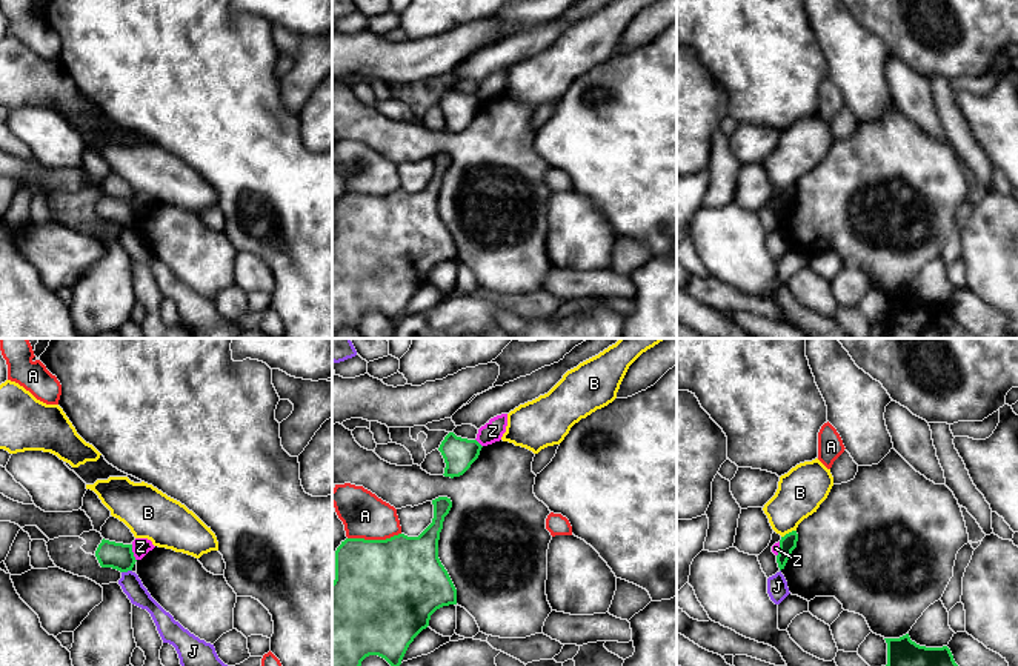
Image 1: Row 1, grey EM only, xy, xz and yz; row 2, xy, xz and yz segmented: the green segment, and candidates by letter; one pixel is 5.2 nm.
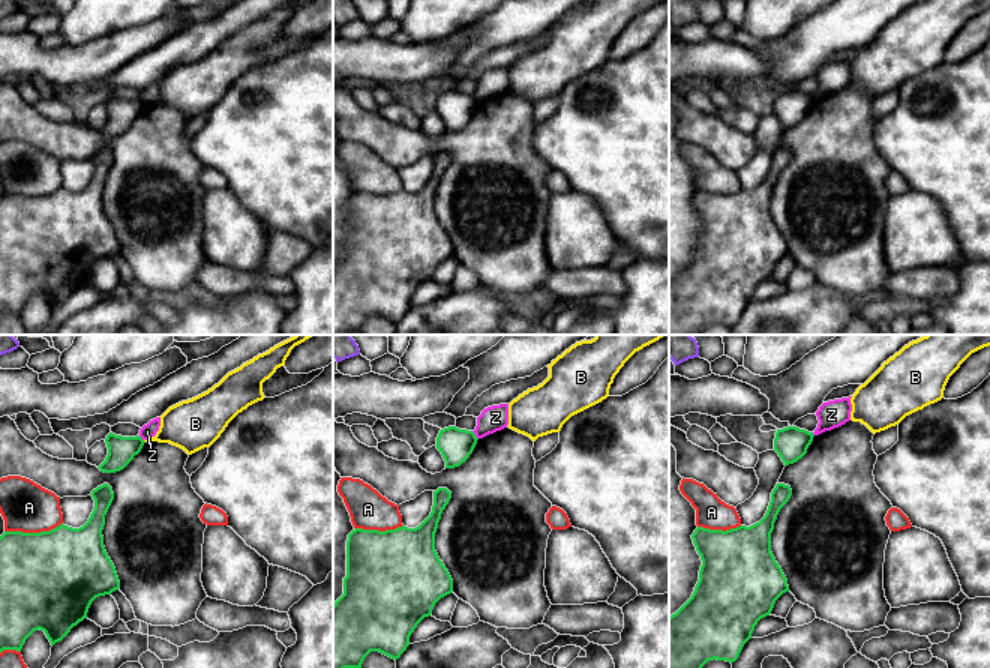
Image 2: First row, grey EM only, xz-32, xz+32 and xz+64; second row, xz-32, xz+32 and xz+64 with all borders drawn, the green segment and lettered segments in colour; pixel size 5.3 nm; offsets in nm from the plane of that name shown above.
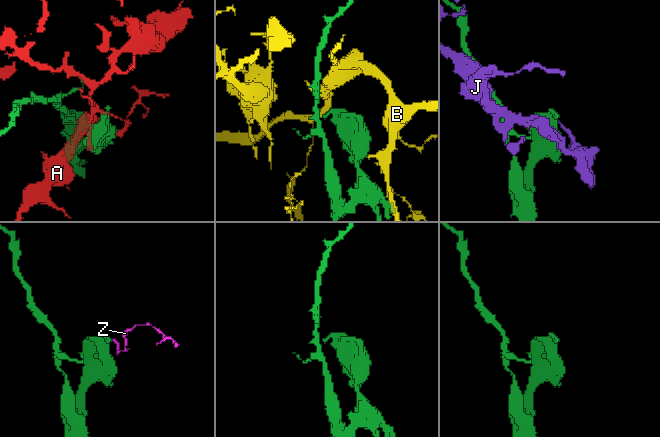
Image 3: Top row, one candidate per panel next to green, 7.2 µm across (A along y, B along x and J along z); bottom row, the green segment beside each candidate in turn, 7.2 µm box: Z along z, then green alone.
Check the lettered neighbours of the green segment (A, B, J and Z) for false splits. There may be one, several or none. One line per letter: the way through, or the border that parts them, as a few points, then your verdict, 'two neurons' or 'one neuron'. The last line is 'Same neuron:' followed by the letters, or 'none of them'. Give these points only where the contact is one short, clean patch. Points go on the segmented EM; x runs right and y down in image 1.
A: two neurons
B: two neurons
J: two neurons
Z: border xy (131, 545), (136, 560); two neurons
Same neuron: none of them

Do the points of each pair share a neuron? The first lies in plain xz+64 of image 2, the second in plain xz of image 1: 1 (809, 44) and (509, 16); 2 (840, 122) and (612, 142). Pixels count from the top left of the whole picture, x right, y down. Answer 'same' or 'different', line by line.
1: same
2: different

